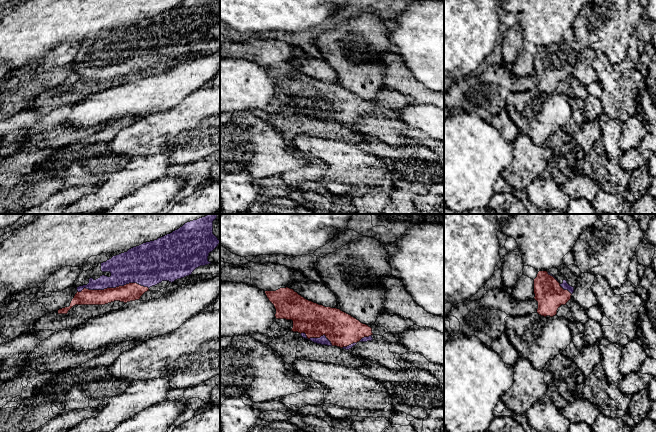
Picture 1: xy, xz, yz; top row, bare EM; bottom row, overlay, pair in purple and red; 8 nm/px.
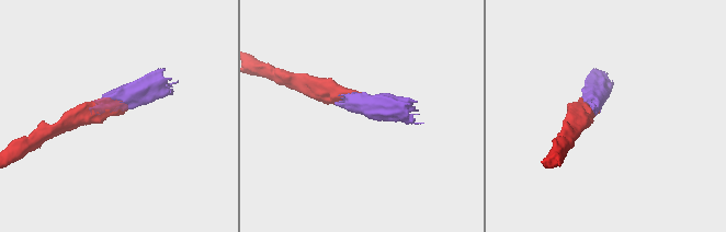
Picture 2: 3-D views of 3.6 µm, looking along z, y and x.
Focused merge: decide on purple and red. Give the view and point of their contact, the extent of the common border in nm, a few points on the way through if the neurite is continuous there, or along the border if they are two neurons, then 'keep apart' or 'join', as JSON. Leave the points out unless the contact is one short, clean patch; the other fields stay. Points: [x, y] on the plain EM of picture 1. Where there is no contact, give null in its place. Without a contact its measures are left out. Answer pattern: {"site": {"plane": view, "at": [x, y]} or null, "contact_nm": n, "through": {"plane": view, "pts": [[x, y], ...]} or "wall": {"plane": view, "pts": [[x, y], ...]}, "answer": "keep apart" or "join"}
{"site": {"plane": "xy", "at": [112, 63]}, "contact_nm": 600, "answer": "join"}

